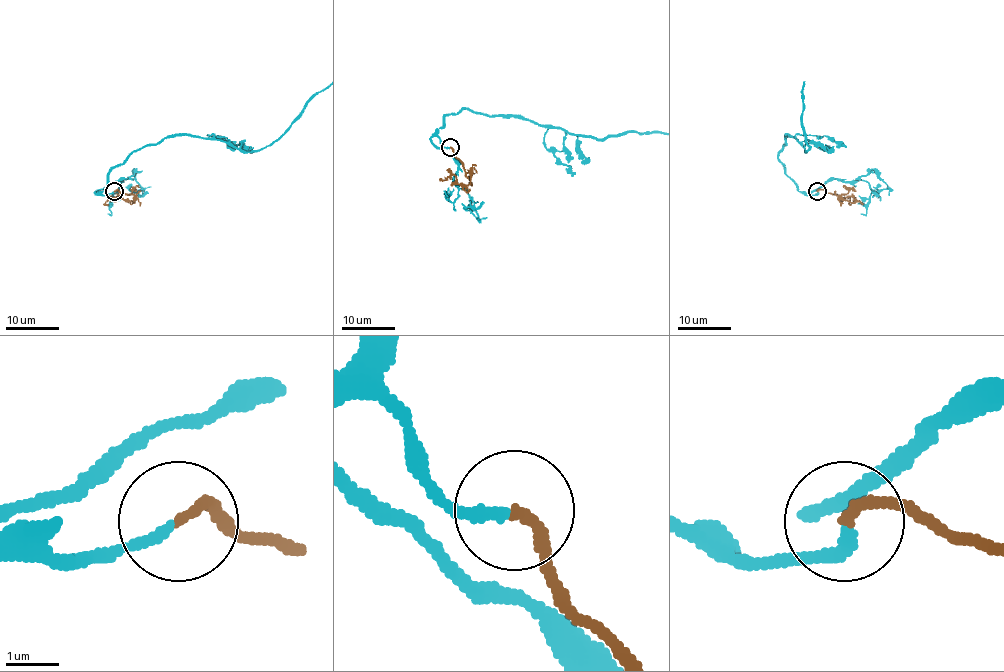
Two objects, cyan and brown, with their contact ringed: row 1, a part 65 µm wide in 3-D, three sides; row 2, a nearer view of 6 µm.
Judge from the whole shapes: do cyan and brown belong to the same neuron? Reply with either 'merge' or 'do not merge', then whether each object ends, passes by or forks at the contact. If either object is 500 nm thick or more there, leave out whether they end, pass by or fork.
merge; cyan ends there; brown ends there

